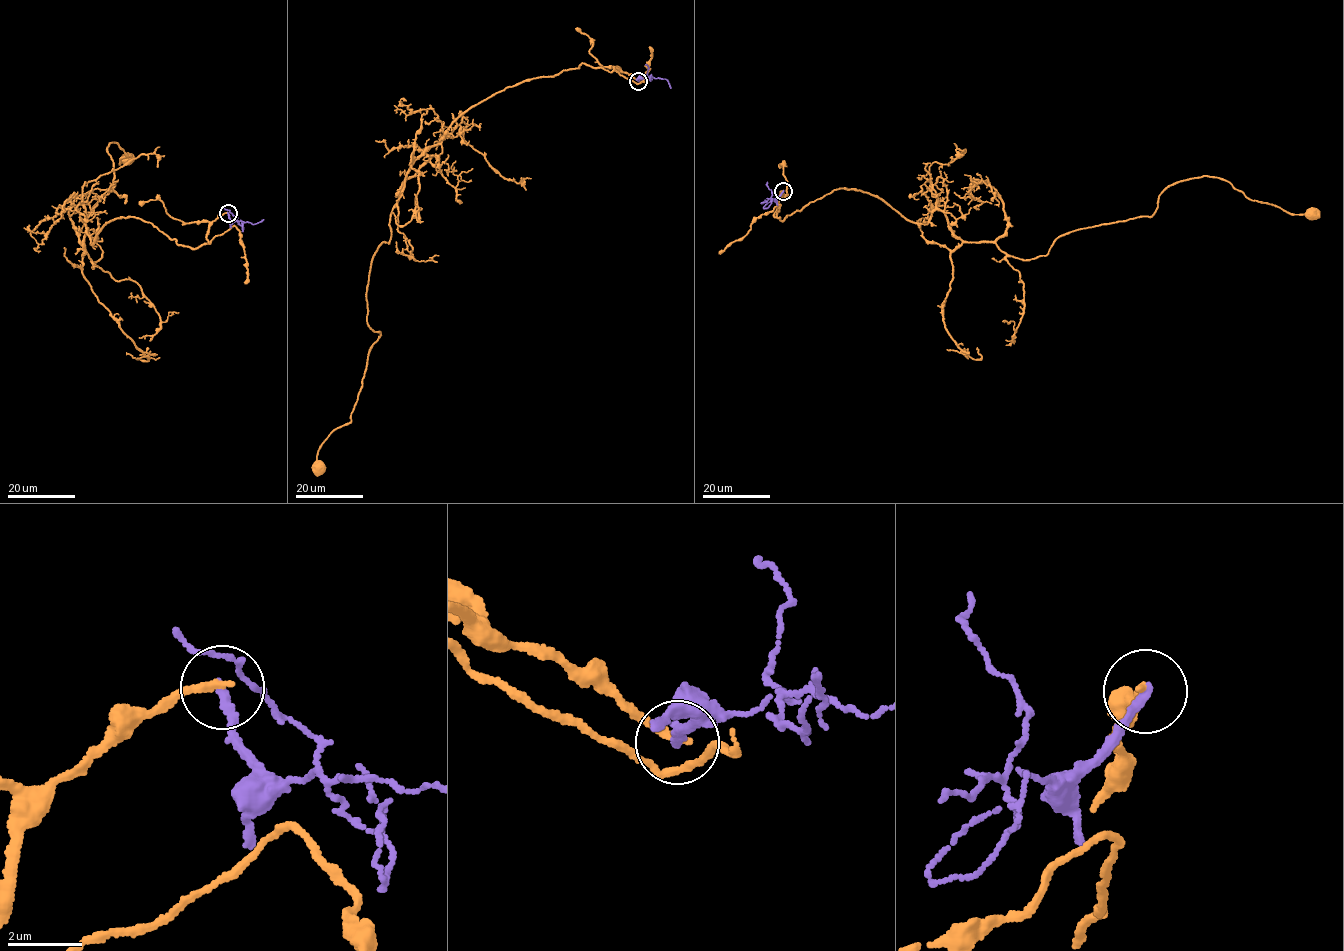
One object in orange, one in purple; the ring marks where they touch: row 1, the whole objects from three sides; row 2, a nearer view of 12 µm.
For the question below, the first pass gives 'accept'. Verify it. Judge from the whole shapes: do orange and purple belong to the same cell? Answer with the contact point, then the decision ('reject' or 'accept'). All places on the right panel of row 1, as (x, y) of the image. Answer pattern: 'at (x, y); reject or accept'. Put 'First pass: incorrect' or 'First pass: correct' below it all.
at (783, 191); reject
First pass: incorrect

